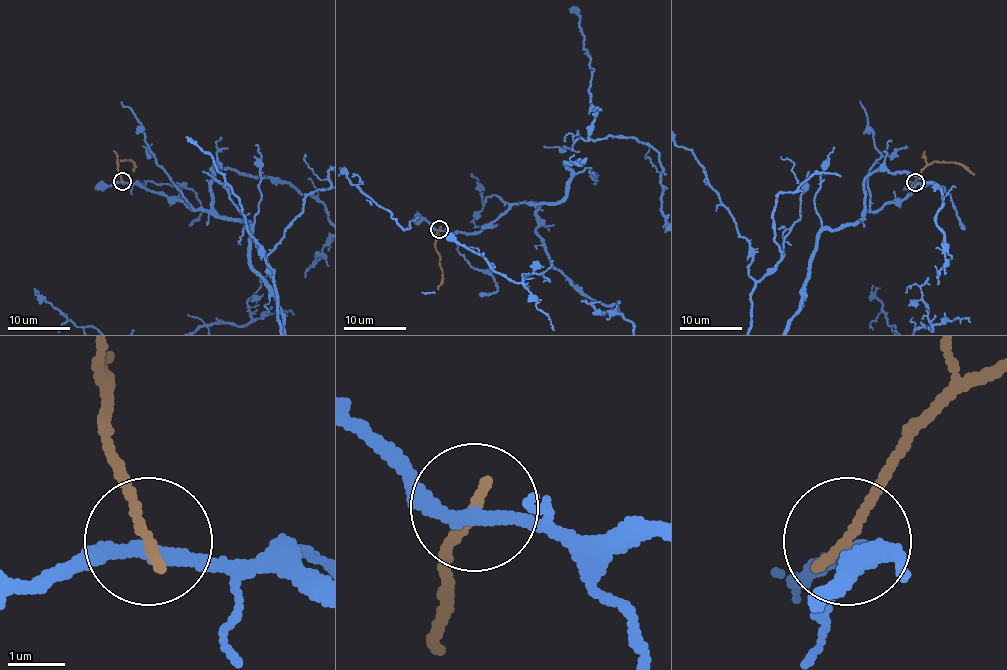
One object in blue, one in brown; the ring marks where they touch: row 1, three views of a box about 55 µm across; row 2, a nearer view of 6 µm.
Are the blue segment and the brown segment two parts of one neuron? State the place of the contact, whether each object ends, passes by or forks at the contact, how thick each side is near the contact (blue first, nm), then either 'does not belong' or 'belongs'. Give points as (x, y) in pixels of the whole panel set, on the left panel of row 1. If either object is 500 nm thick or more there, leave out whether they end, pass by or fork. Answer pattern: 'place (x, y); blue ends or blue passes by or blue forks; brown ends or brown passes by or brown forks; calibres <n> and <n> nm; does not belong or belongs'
place (122, 181); blue passes by; brown ends; calibres 240 and 200 nm; does not belong

